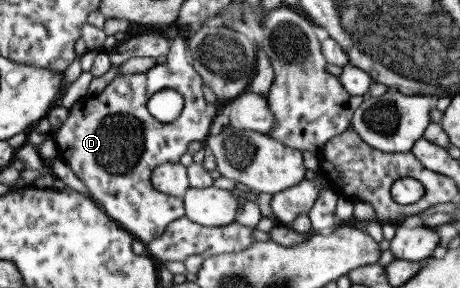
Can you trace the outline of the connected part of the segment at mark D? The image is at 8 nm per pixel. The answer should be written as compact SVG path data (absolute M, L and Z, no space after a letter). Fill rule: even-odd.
M172 39L166 62L155 64L145 73L119 75L100 93L74 102L67 119L52 135L57 156L90 193L91 200L143 244L164 232L164 228L184 215L183 201L151 186L150 174L156 165L178 162L188 143L203 143L216 107L202 96L201 78L188 60L187 46L182 39ZM174 89L183 99L182 110L170 123L160 123L146 109L146 103L156 91Z

